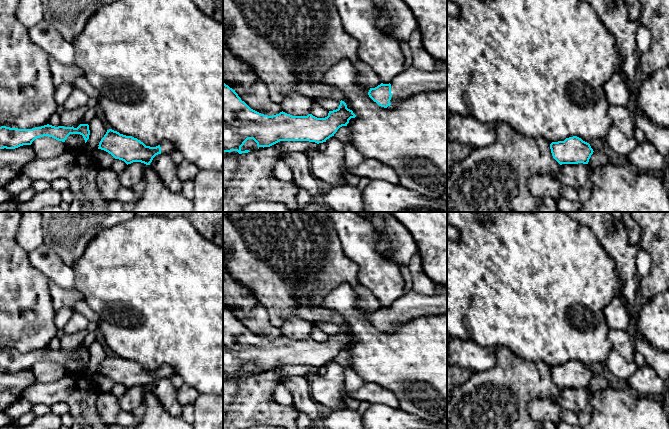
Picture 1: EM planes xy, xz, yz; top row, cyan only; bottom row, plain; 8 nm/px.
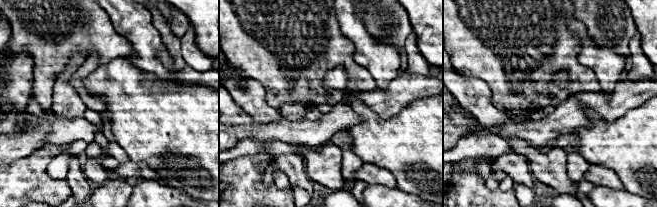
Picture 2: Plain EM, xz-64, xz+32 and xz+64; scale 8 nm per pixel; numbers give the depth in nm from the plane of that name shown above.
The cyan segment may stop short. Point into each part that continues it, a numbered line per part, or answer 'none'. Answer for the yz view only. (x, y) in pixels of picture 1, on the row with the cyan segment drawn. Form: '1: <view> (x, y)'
none

